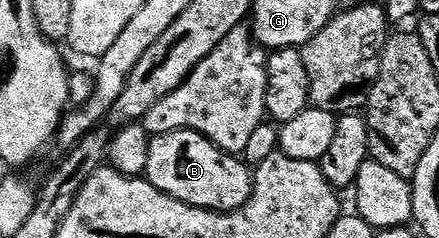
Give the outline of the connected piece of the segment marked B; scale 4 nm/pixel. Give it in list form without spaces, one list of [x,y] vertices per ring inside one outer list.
[[[186,128],[150,139],[144,179],[149,180],[151,186],[155,186],[163,194],[167,194],[187,206],[206,208],[209,212],[239,210],[247,203],[253,193],[253,172],[244,159],[238,158],[232,152],[224,152],[221,148],[215,147],[205,136],[200,136],[198,132],[192,132]]]

